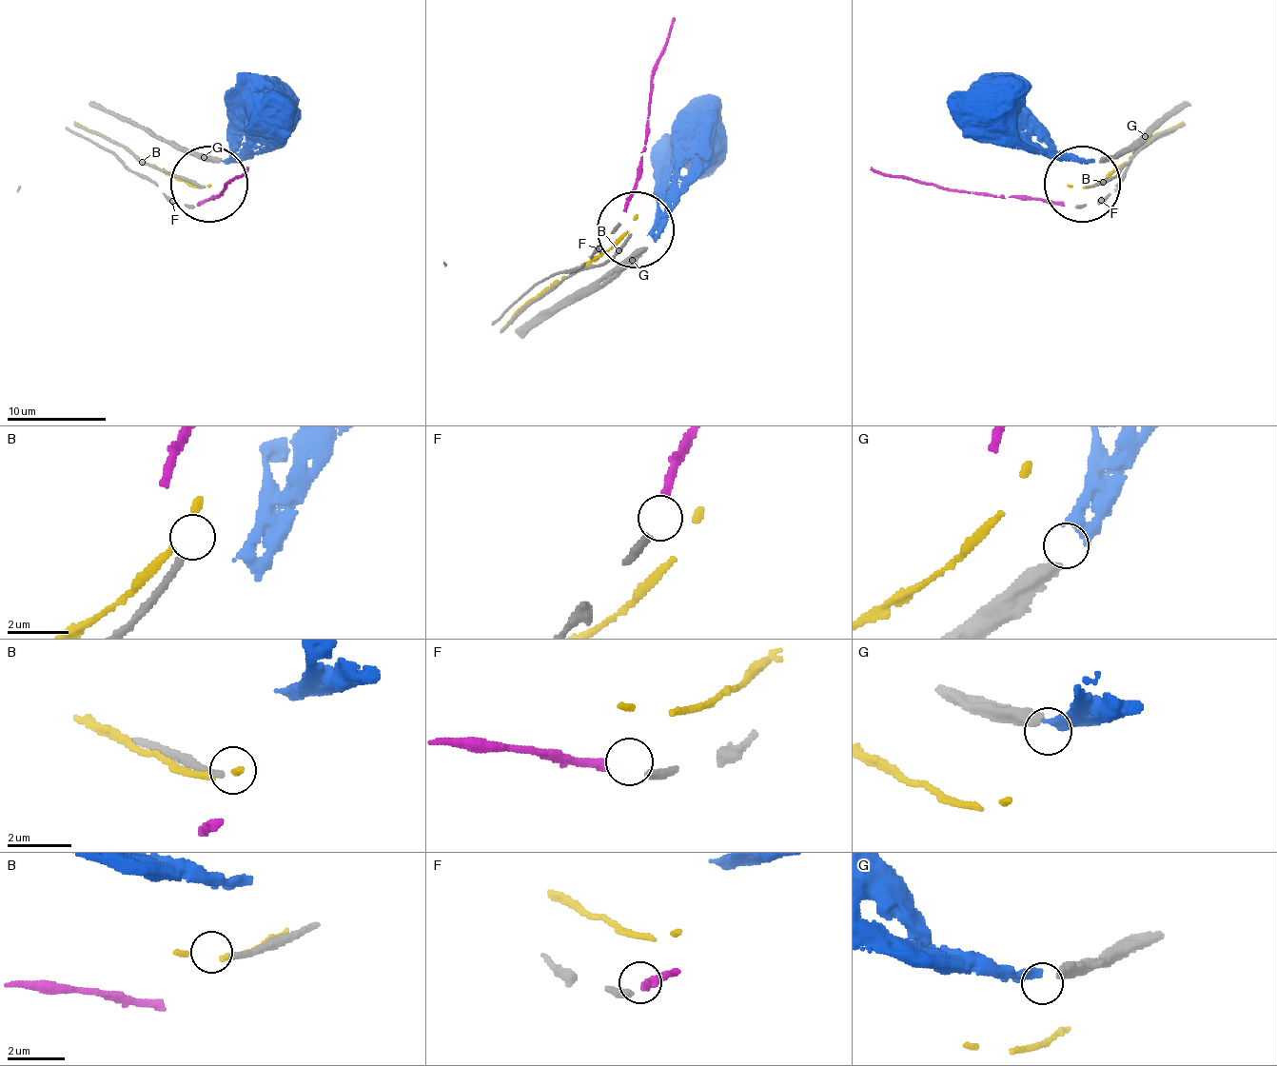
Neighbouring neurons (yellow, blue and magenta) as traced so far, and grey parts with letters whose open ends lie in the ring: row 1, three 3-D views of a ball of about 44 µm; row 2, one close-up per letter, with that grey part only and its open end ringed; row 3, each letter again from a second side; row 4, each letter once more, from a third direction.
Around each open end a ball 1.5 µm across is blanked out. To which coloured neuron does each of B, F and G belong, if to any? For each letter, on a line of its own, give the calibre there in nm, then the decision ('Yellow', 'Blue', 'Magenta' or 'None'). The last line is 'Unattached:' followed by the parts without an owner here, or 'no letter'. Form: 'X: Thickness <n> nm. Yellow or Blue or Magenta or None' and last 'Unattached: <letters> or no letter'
B: Thickness 220 nm. None
F: Thickness 280 nm. Magenta
G: Thickness 480 nm. Blue
Unattached: B

